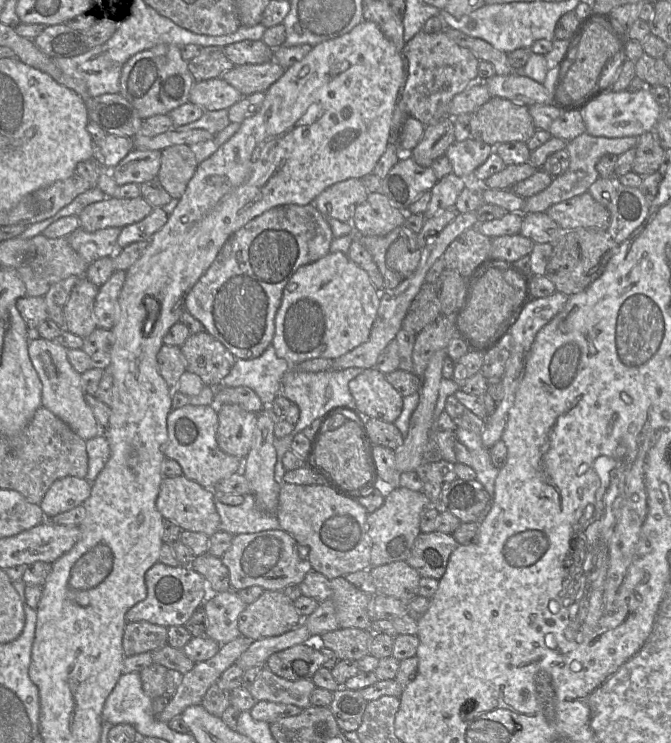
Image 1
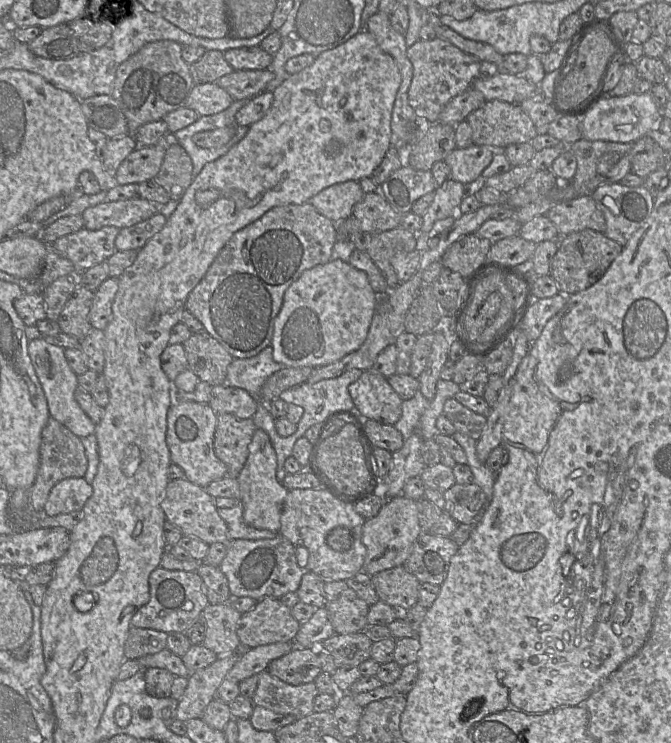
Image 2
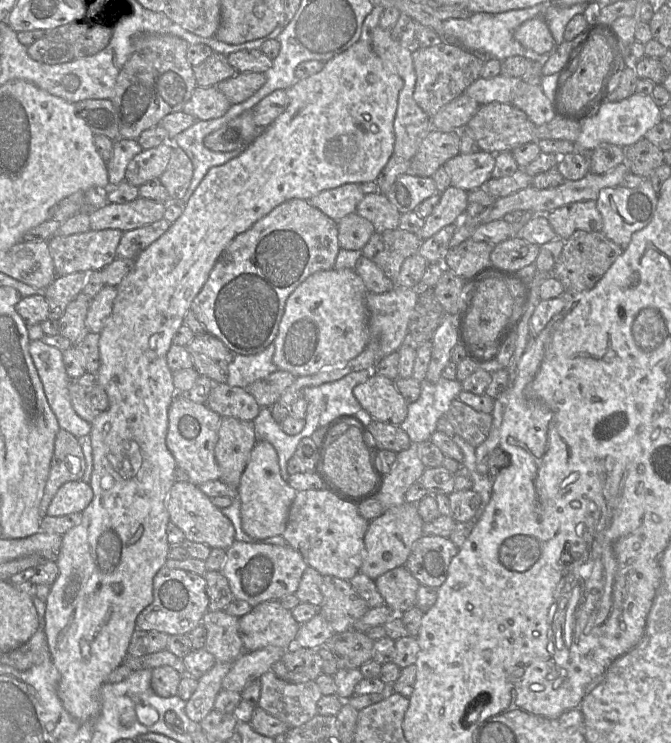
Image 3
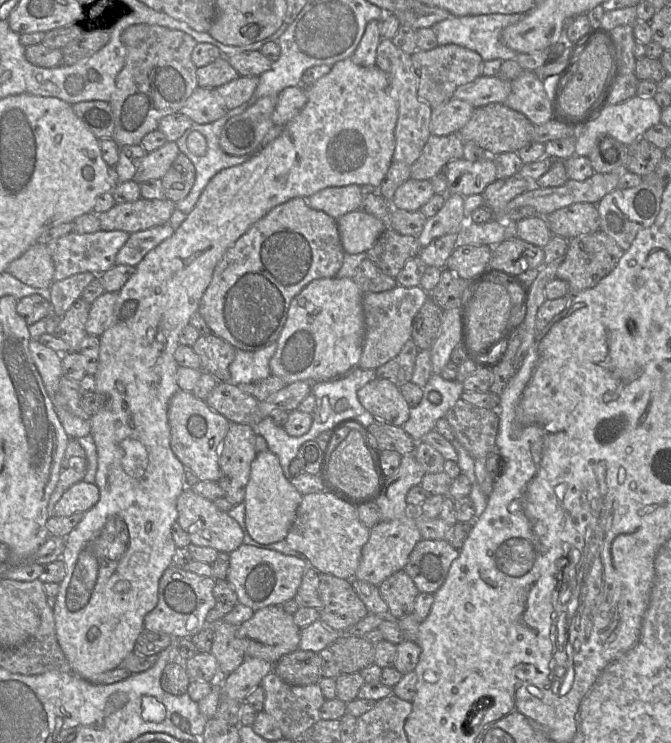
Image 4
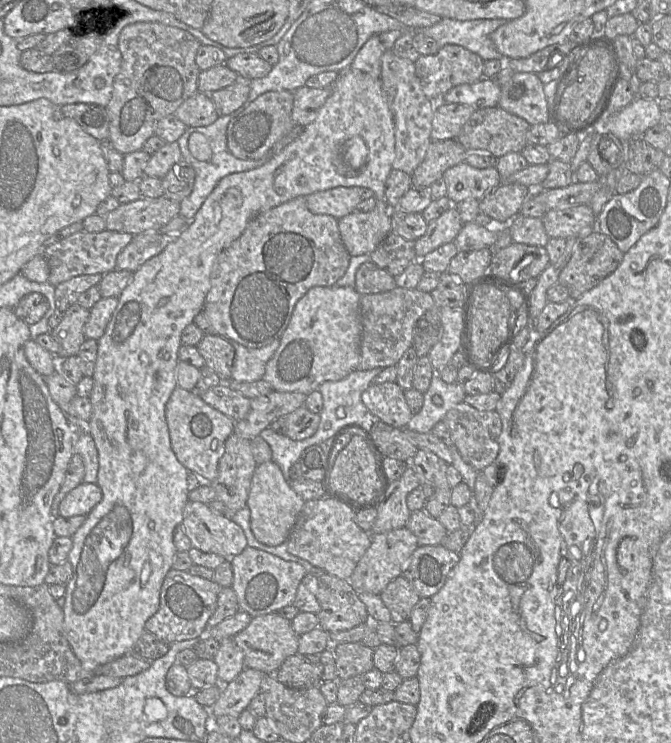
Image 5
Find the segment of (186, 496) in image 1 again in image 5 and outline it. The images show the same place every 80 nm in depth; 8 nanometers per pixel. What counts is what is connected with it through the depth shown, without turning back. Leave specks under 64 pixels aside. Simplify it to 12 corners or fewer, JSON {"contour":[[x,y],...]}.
{"contour":[[189,500],[181,525],[191,547],[226,560],[248,547],[231,517]]}

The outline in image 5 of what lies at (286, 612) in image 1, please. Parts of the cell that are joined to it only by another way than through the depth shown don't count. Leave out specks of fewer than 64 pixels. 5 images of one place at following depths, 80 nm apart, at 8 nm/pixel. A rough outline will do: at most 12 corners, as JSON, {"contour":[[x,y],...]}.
{"contour":[[277,612],[252,617],[233,640],[244,666],[274,675],[299,636]]}

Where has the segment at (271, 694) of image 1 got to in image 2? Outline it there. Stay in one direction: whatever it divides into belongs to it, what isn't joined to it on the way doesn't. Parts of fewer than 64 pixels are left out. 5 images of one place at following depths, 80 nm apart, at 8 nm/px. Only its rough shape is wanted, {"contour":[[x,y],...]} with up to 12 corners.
{"contour":[[258,674],[254,706],[299,719],[313,712],[314,681]]}

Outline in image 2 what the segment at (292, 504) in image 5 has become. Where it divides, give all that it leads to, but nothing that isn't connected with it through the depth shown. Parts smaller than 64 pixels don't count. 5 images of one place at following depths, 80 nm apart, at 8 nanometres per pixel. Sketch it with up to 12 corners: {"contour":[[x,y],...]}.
{"contour":[[256,428],[237,480],[243,519],[279,533],[288,489]]}

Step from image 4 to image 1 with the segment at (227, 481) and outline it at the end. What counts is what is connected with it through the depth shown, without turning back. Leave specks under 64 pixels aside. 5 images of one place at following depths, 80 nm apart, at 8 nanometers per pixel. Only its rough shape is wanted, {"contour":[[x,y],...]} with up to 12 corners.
{"contour":[[236,404],[217,408],[216,442],[244,459],[257,415]]}

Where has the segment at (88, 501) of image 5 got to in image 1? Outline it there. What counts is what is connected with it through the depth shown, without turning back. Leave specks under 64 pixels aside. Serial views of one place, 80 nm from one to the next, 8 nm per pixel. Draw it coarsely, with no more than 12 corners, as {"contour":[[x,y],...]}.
{"contour":[[66,476],[53,482],[39,504],[46,519],[89,498],[92,483]]}

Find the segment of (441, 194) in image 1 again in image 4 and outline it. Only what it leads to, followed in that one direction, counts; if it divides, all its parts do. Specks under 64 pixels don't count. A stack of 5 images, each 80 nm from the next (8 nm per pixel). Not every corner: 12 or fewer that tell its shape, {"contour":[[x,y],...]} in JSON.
{"contour":[[446,194],[441,210],[426,219],[421,247],[467,222],[465,197]]}

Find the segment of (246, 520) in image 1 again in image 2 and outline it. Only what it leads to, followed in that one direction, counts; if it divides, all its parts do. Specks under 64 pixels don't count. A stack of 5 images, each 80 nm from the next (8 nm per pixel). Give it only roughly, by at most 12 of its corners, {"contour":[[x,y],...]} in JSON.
{"contour":[[240,501],[217,508],[230,540],[274,538],[278,533],[247,525]]}

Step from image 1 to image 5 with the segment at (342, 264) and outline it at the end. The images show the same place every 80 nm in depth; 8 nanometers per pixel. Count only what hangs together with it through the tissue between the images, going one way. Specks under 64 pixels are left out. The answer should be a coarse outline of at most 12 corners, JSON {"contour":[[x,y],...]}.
{"contour":[[354,287],[309,289],[262,379],[308,395],[360,363]]}

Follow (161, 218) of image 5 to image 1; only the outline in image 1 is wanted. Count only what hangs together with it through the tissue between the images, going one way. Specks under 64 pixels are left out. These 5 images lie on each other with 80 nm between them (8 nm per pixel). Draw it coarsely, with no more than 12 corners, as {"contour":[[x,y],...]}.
{"contour":[[141,196],[106,197],[78,215],[80,228],[123,228],[153,207]]}

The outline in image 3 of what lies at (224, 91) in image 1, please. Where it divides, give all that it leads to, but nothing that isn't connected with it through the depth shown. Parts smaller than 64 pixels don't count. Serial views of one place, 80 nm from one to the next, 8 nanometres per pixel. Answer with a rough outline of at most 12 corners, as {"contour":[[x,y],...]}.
{"contour":[[197,85],[182,111],[221,117],[230,102],[217,87]]}

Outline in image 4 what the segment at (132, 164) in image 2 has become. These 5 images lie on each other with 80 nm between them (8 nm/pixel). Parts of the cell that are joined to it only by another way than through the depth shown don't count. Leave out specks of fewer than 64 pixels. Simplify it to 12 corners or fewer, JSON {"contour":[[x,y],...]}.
{"contour":[[175,142],[146,153],[133,180],[161,179],[180,153]]}

